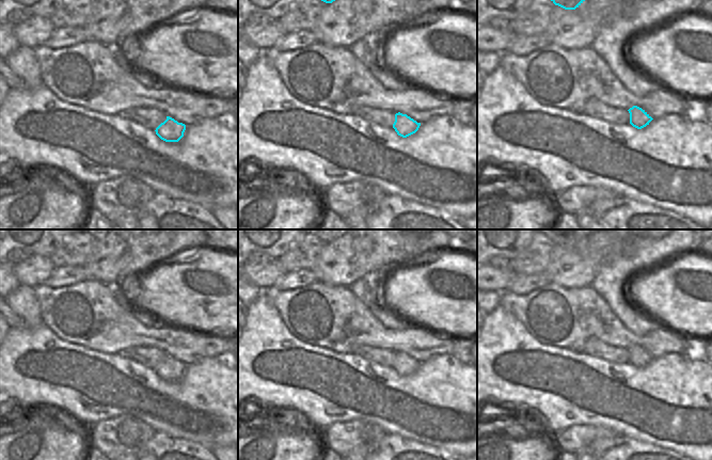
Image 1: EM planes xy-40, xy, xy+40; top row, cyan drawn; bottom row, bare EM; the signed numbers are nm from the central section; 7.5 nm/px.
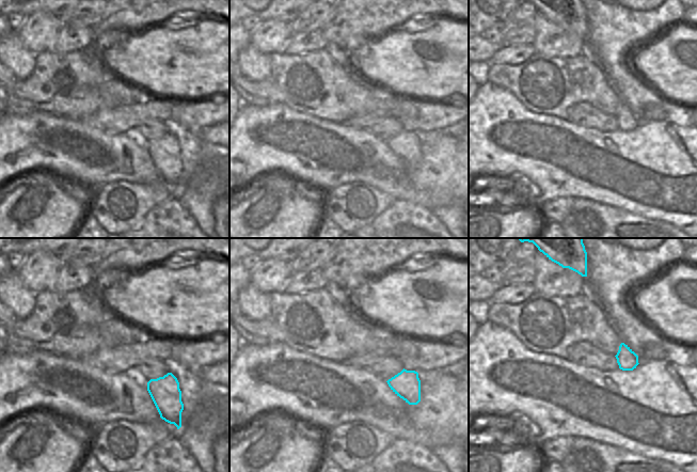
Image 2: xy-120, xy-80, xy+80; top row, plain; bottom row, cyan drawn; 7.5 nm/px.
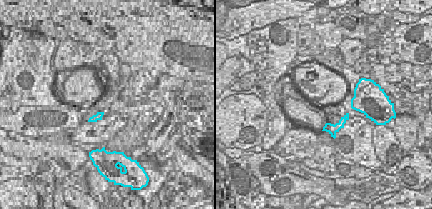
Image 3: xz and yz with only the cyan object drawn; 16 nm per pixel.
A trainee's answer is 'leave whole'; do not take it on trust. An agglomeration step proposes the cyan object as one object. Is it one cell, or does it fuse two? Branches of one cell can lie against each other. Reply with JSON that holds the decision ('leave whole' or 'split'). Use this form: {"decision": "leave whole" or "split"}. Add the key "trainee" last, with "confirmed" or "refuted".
{"decision": "leave whole", "trainee": "confirmed"}

